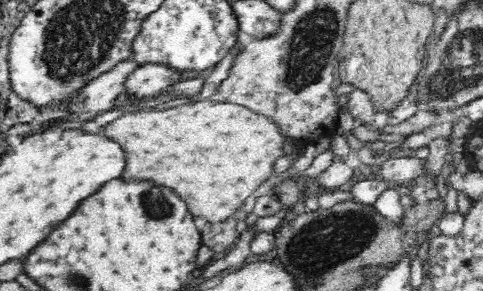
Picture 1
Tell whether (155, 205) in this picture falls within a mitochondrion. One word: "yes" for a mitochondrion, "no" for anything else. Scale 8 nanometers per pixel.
yes

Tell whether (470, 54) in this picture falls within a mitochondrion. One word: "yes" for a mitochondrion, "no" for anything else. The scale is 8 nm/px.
yes

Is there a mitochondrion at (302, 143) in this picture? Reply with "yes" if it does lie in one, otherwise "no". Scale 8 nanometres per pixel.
no

